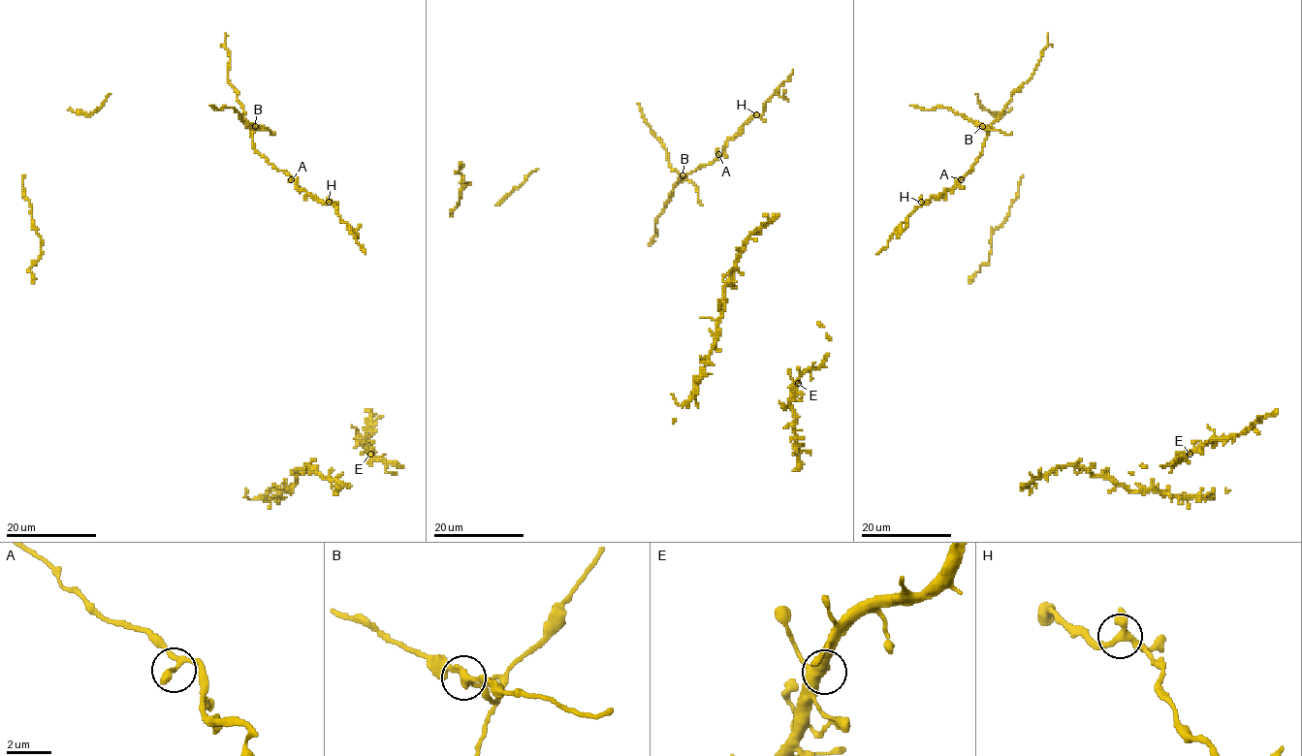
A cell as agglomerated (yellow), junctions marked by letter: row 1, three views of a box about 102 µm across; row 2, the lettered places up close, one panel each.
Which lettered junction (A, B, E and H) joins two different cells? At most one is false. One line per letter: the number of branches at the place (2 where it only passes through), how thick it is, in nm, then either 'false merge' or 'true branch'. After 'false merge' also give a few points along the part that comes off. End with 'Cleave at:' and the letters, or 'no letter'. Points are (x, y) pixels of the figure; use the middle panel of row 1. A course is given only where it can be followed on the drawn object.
A: 3 branches meet; 200 nm thick; true branch
B: 3 branches meet; 280 nm thick; false merge; foreign part runs (682, 174), (672, 167), (667, 151), (647, 123), (638, 103)
E: 3 branches meet; 400 nm thick; true branch
H: 3 branches meet; 320 nm thick; true branch
Cleave at: B

